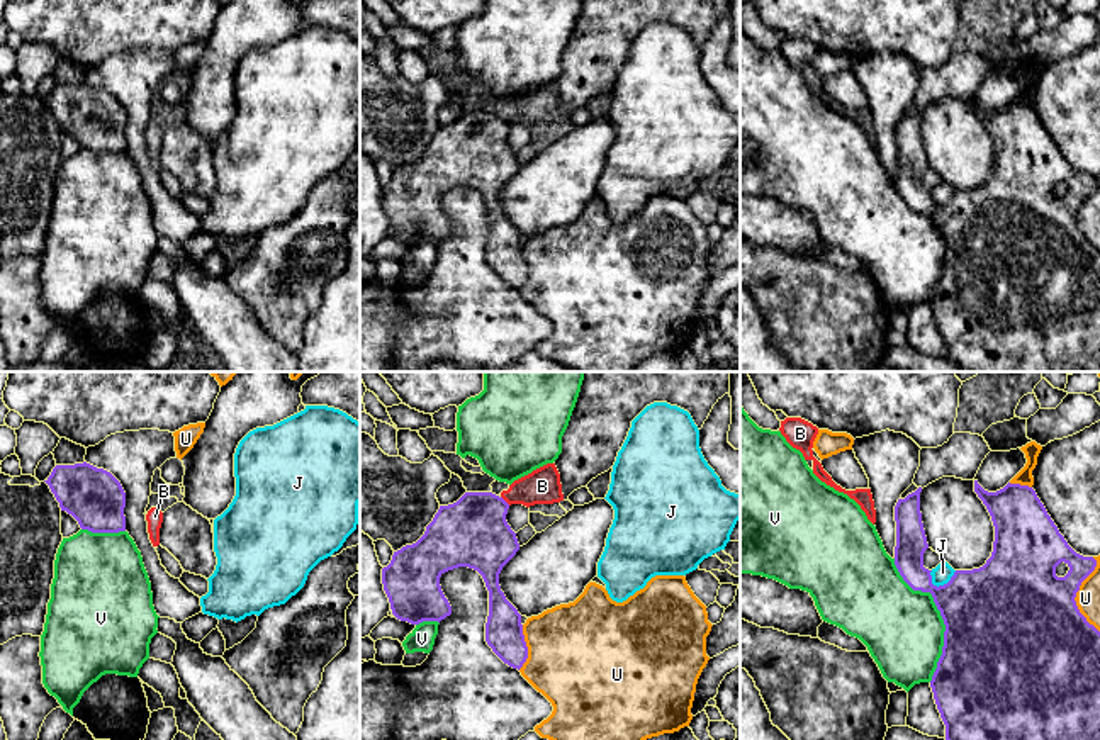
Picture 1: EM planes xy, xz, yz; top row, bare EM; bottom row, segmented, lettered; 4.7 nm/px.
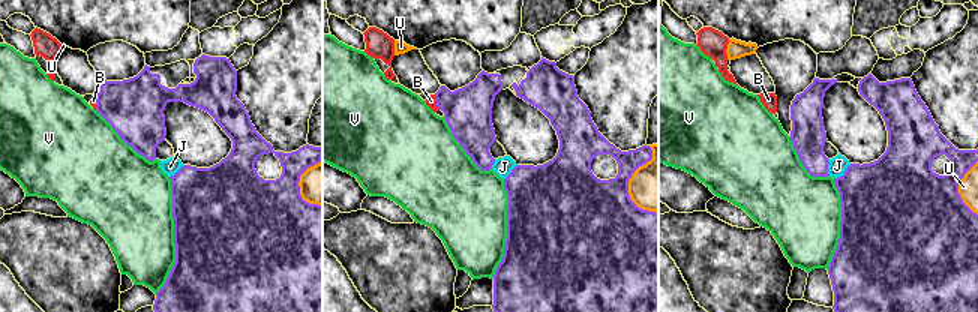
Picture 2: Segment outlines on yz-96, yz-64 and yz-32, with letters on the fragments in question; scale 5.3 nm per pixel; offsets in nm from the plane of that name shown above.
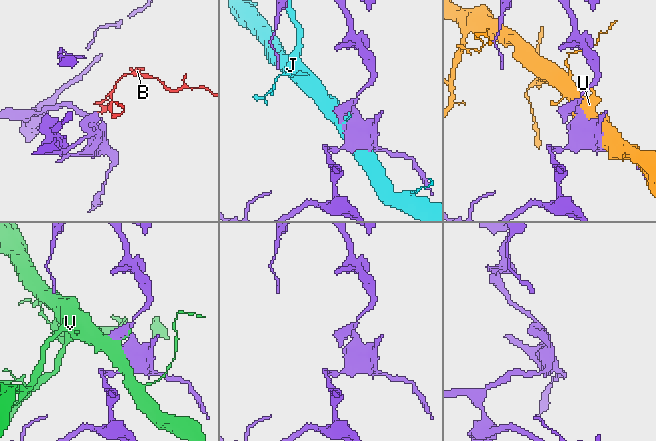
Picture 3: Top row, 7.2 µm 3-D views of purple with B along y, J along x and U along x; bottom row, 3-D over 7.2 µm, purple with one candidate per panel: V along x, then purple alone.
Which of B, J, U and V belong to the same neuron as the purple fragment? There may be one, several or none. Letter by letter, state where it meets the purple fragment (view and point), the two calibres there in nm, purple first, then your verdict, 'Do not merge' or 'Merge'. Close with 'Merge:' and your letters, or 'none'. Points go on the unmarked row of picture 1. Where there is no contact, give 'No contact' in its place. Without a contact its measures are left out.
B: Touches purple at xz (505, 121). Thickness 320 nm (purple) against 170 nm. Do not merge
J: Touches purple at yz (944, 204). Thickness 440 nm (purple) against 90 nm. Do not merge
U: Touches purple at yz (1075, 214). Thickness 480 nm (purple) against 110 nm. Do not merge
V: Touches purple at yz (941, 235). Thickness 480 nm (purple) against 380 nm. Do not merge
Merge: none

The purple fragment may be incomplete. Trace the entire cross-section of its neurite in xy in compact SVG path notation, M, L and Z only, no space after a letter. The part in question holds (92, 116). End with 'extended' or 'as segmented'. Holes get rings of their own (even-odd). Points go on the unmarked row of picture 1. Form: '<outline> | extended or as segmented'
M87 81L56 85L44 102L61 131L71 134L81 149L92 153L126 151L126 112L110 92Z | as segmented

